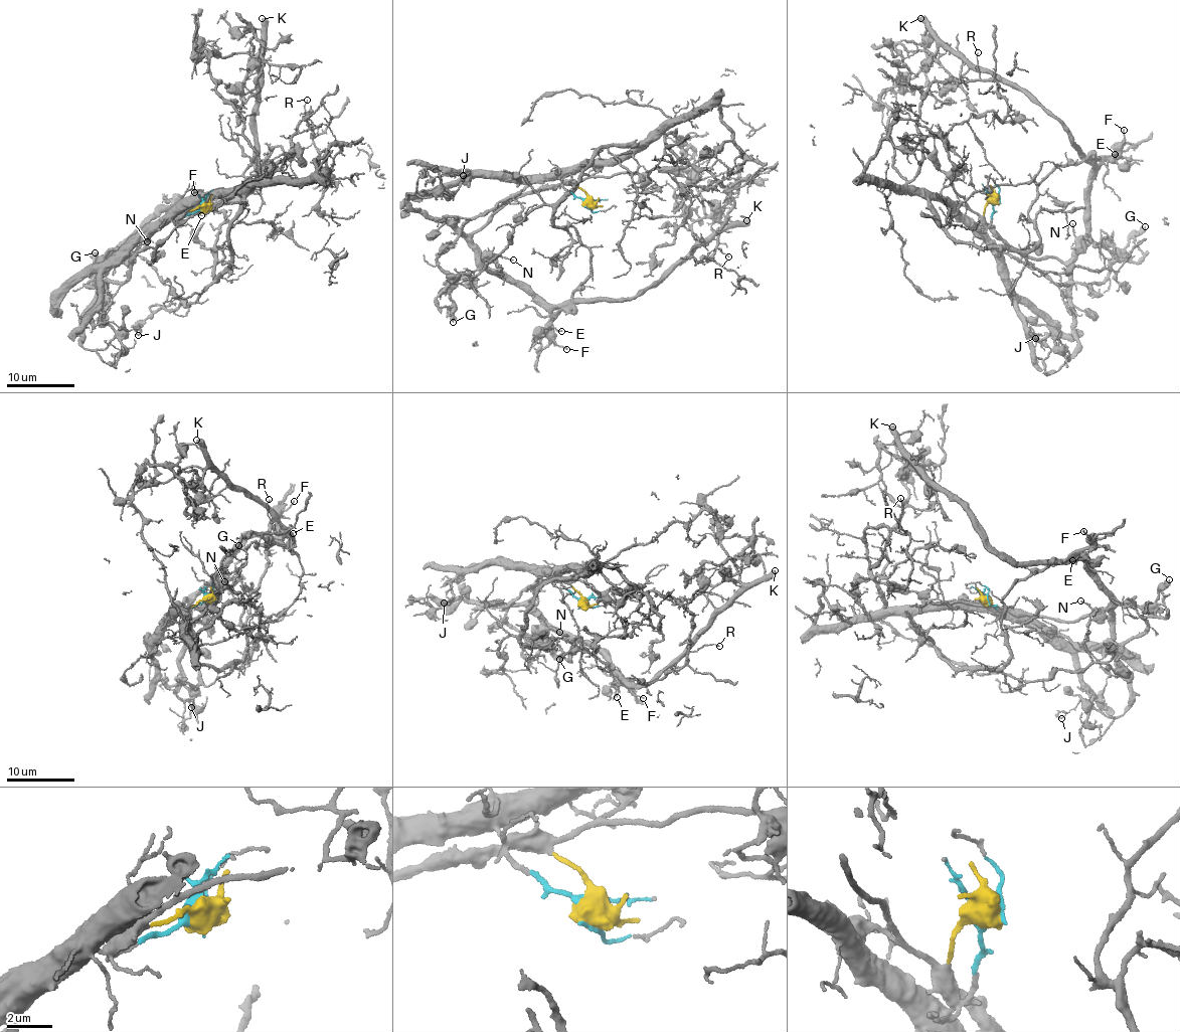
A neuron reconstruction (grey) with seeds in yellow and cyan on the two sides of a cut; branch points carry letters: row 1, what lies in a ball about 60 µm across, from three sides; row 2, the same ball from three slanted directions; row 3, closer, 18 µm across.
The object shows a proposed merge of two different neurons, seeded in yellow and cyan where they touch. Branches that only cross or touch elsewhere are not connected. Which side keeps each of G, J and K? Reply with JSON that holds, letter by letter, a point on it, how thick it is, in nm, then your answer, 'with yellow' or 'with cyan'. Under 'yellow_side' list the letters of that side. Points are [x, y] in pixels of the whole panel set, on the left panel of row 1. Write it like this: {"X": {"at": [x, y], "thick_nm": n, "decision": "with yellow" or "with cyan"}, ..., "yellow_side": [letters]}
{"G": {"at": [95, 252], "thick_nm": 400, "decision": "with yellow"}, "J": {"at": [138, 335], "thick_nm": 120, "decision": "with cyan"}, "K": {"at": [262, 18], "thick_nm": 500, "decision": "with yellow"}, "yellow_side": ["G", "K"]}

